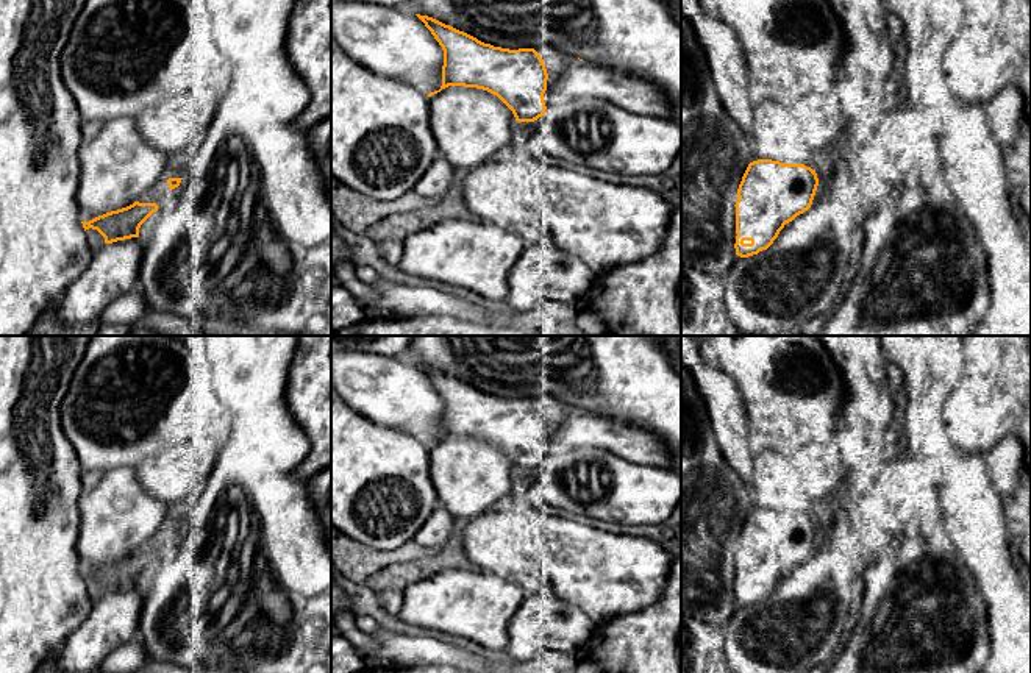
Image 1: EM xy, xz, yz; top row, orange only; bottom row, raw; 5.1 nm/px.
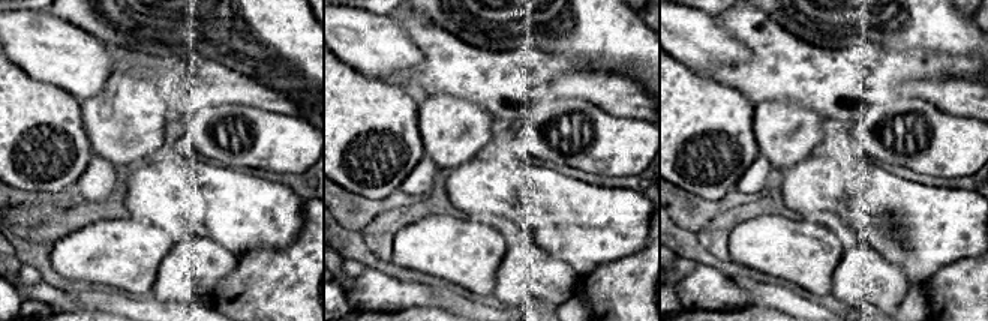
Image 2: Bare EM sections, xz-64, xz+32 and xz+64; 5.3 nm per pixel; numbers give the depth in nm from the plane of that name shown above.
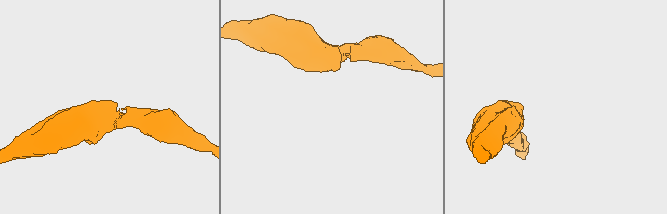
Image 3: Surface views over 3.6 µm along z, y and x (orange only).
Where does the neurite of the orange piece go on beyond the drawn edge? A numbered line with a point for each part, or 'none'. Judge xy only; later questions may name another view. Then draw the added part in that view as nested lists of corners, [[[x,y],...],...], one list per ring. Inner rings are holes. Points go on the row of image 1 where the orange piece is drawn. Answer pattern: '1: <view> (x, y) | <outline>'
none

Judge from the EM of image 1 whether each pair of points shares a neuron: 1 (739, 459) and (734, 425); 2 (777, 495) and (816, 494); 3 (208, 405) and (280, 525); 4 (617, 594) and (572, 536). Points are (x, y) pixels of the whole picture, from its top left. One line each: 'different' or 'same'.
1: same
2: different
3: different
4: same

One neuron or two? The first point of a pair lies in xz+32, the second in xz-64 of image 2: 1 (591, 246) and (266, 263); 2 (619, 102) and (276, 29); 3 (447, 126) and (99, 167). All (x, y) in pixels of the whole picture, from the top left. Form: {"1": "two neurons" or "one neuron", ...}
{"1": "two neurons", "2": "two neurons", "3": "two neurons"}

